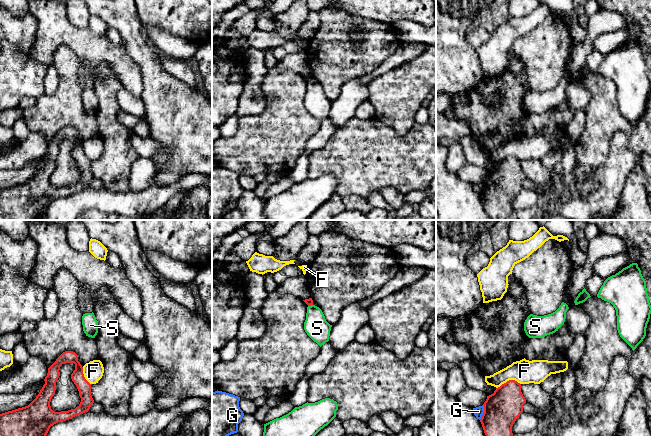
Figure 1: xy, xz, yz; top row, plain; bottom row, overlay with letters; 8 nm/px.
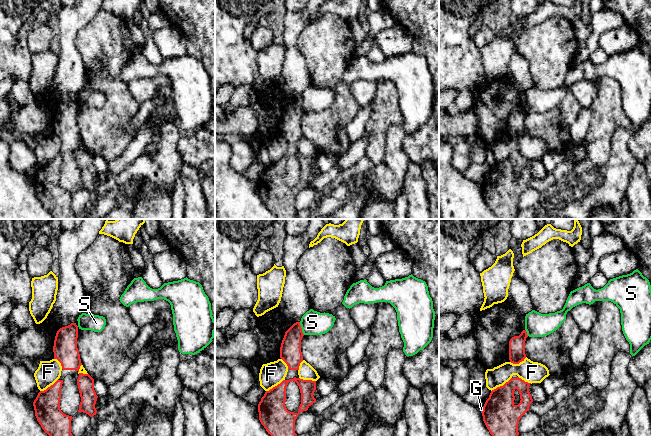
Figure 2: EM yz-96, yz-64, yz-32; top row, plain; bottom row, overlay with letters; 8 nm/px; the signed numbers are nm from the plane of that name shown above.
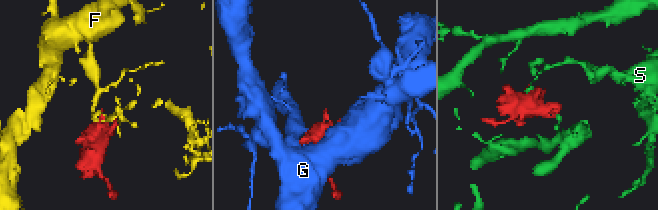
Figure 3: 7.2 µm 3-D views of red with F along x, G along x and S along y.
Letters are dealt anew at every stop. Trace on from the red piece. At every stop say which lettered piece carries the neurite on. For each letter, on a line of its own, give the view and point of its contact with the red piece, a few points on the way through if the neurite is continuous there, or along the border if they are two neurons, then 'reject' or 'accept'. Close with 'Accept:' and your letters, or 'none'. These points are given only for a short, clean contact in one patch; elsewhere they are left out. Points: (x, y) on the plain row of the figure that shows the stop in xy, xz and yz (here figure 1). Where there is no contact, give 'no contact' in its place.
F: yz (509, 156) | reject
G: yz (484, 188) | reject
S: xz (310, 81) | along xz (312, 80), (308, 82) | reject
Accept: none

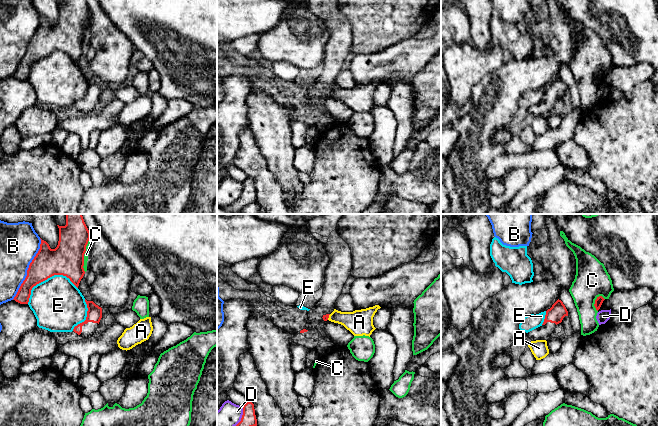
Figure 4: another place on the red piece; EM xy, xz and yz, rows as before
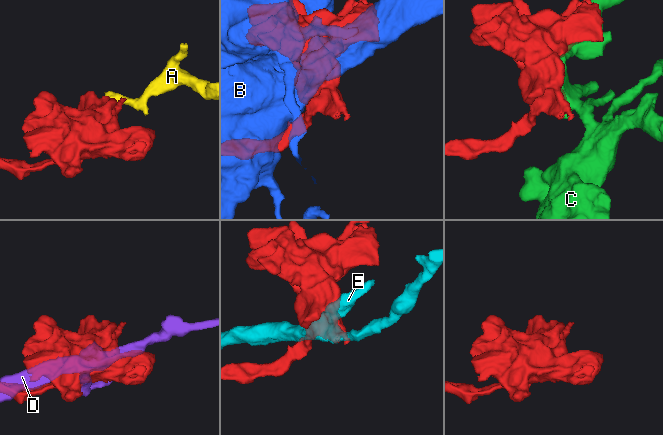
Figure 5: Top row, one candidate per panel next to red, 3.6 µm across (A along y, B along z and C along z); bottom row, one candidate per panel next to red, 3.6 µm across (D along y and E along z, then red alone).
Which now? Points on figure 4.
A: xz (328, 93) | along xz (330, 90), (327, 95) | reject
B: xy (28, 45) | reject
C: xy (84, 29) | reject
D: xz (240, 197) | reject
E: xy (47, 54) | reject
Accept: none

